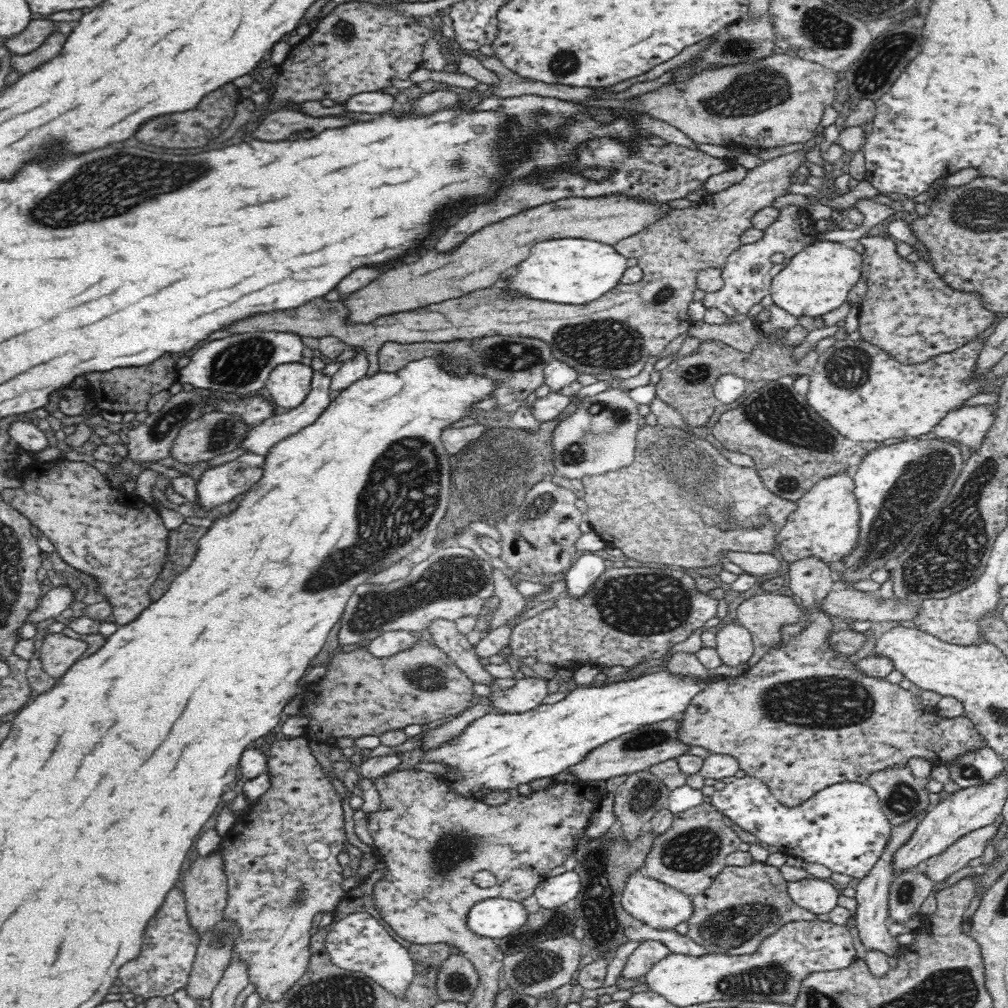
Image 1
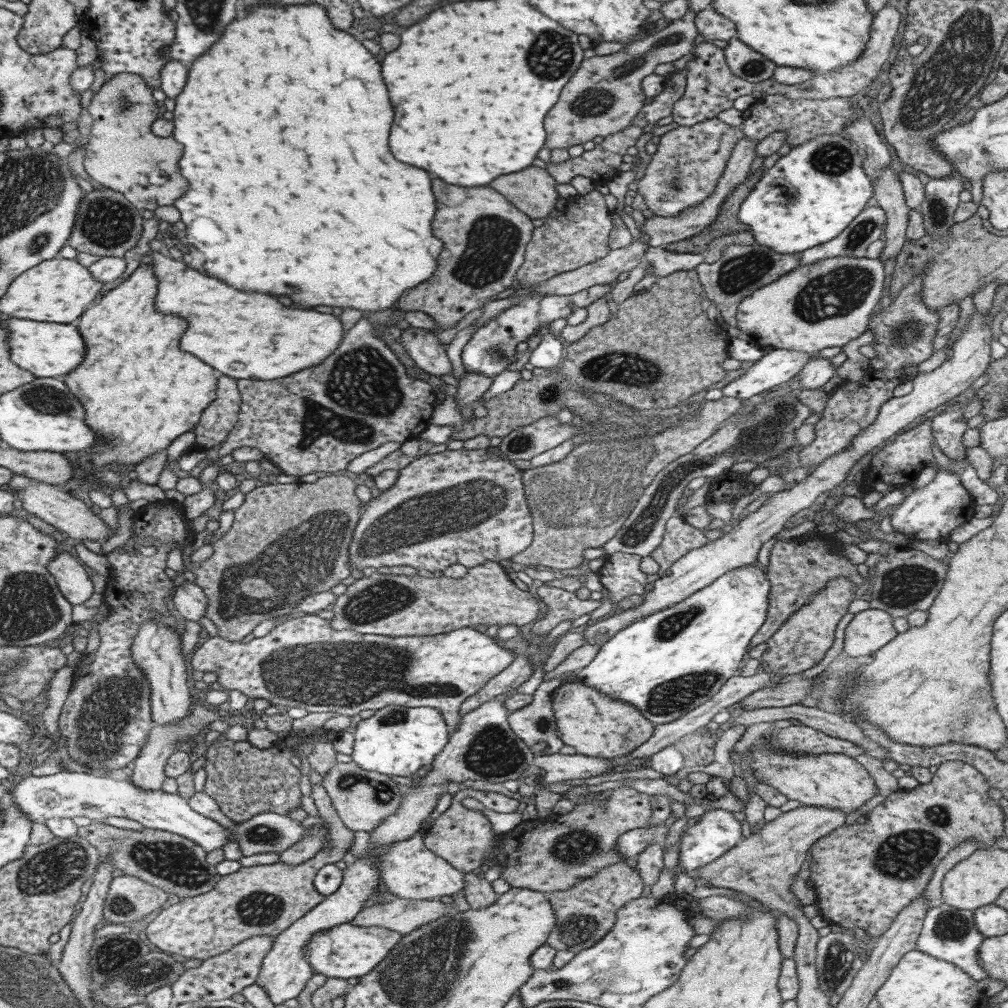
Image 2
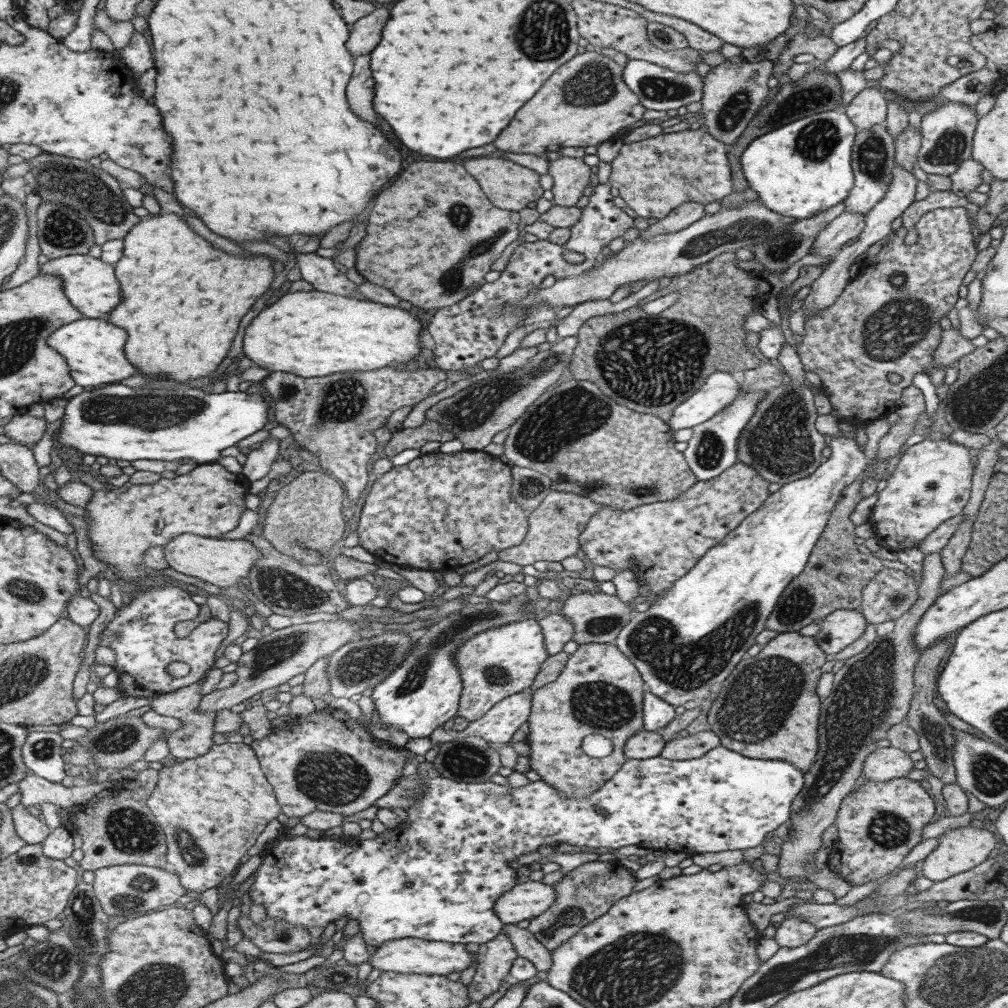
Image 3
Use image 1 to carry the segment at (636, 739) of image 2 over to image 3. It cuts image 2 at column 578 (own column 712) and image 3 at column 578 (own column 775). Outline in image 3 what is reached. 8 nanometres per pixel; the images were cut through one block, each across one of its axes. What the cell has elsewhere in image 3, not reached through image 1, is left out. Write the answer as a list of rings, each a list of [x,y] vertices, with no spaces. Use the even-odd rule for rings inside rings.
[[[614,643],[580,645],[562,668],[561,674],[552,683],[542,686],[533,693],[529,733],[526,742],[532,753],[525,760],[527,768],[535,770],[540,779],[554,786],[564,797],[586,797],[602,787],[625,764],[623,749],[626,741],[634,733],[644,728],[643,697],[646,692],[638,669]],[[591,734],[601,734],[612,741],[613,752],[605,758],[587,756],[581,748],[582,740]]]

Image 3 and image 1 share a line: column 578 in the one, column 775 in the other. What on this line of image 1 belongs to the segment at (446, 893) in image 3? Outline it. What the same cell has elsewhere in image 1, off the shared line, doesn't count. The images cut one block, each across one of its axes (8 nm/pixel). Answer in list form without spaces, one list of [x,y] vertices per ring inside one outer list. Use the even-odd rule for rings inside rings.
[[[745,775],[714,791],[711,803],[747,838],[753,837],[758,843],[780,848],[786,855],[859,879],[880,858],[893,825],[881,809],[877,792],[858,781],[831,784],[798,806],[786,807],[760,779]]]

